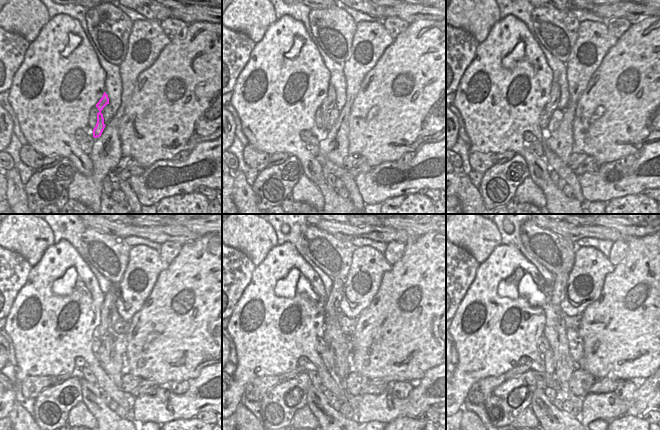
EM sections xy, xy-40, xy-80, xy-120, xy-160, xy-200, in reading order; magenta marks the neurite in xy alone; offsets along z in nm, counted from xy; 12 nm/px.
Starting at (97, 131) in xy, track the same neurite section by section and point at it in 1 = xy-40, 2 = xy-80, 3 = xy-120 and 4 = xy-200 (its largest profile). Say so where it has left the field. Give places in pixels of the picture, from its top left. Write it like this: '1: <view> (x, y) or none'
1: xy-40 (329, 103)
2: xy-80 (552, 104)
3: xy-120 (110, 297)
4: xy-200 (559, 284)

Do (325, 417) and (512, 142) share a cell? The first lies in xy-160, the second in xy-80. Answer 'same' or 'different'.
same

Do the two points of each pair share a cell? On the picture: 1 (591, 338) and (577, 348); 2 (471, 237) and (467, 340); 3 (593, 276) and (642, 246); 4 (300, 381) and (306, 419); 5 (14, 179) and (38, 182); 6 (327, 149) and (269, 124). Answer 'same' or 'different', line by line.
1: different
2: different
3: different
4: different
5: different
6: different

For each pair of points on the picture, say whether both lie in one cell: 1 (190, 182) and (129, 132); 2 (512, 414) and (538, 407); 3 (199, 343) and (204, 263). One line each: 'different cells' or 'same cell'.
1: different cells
2: different cells
3: same cell

